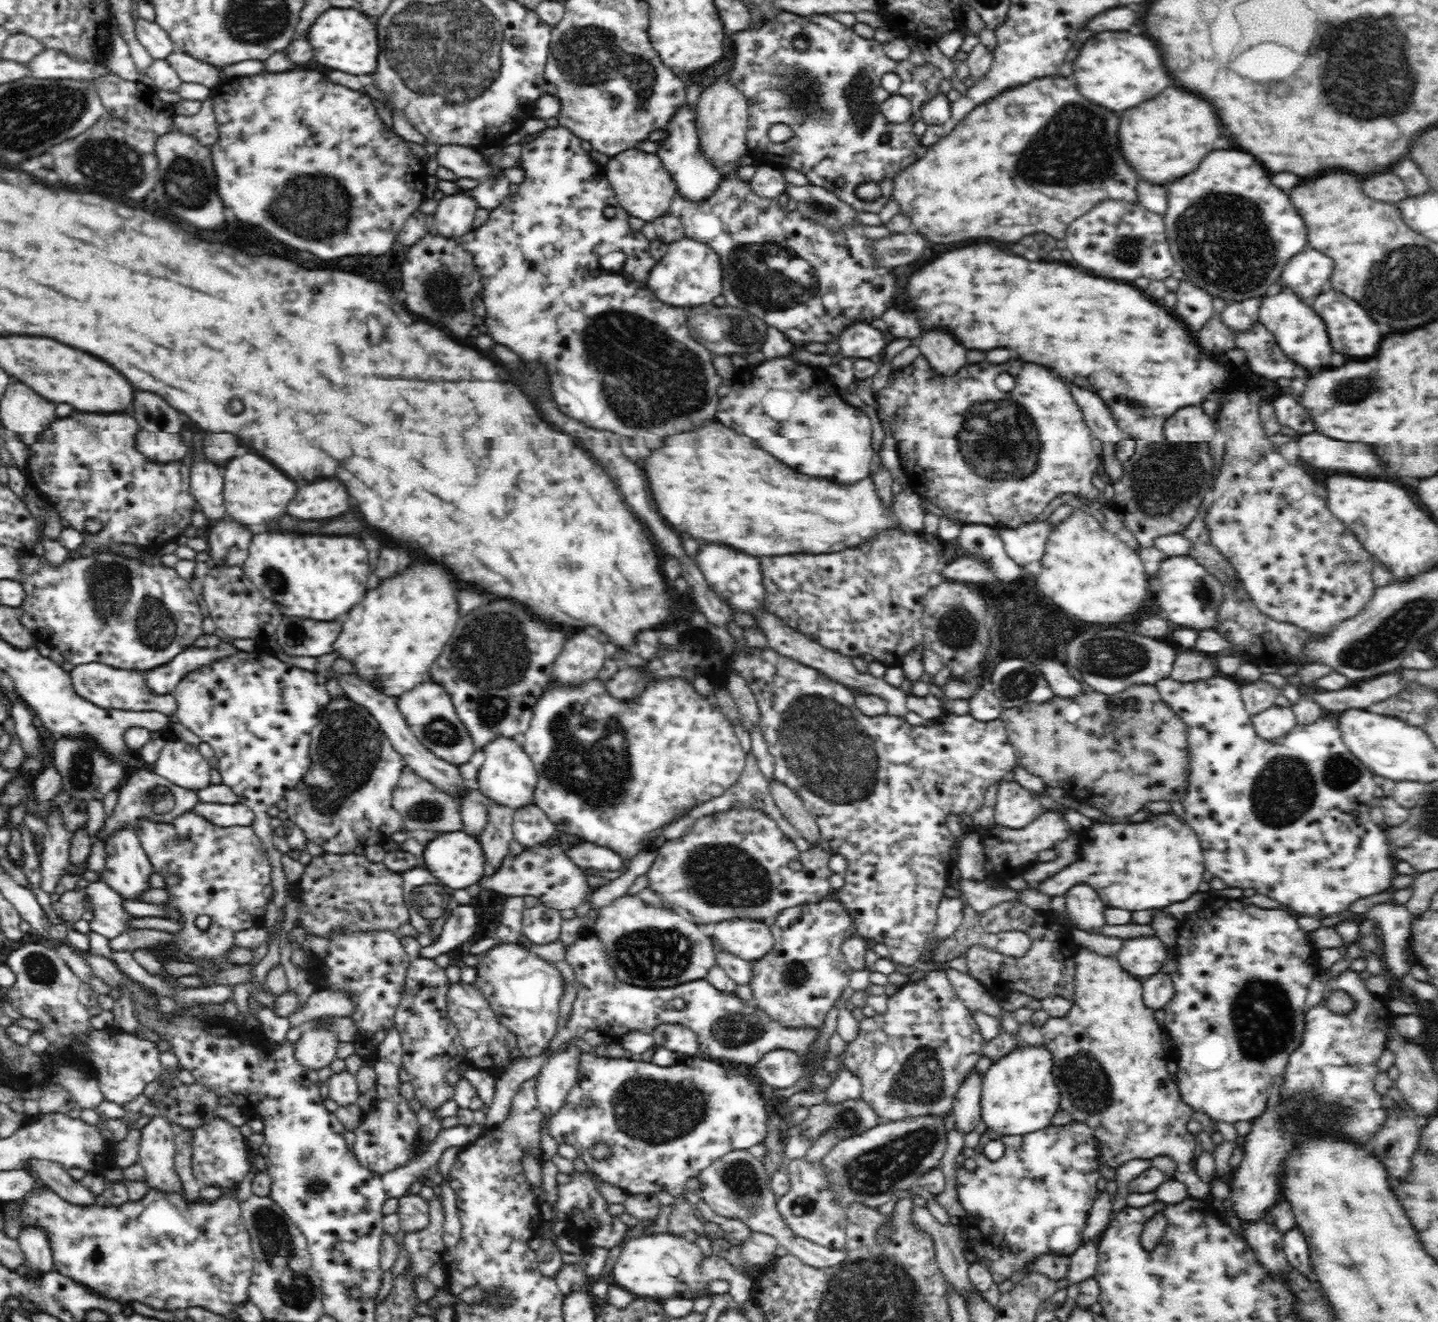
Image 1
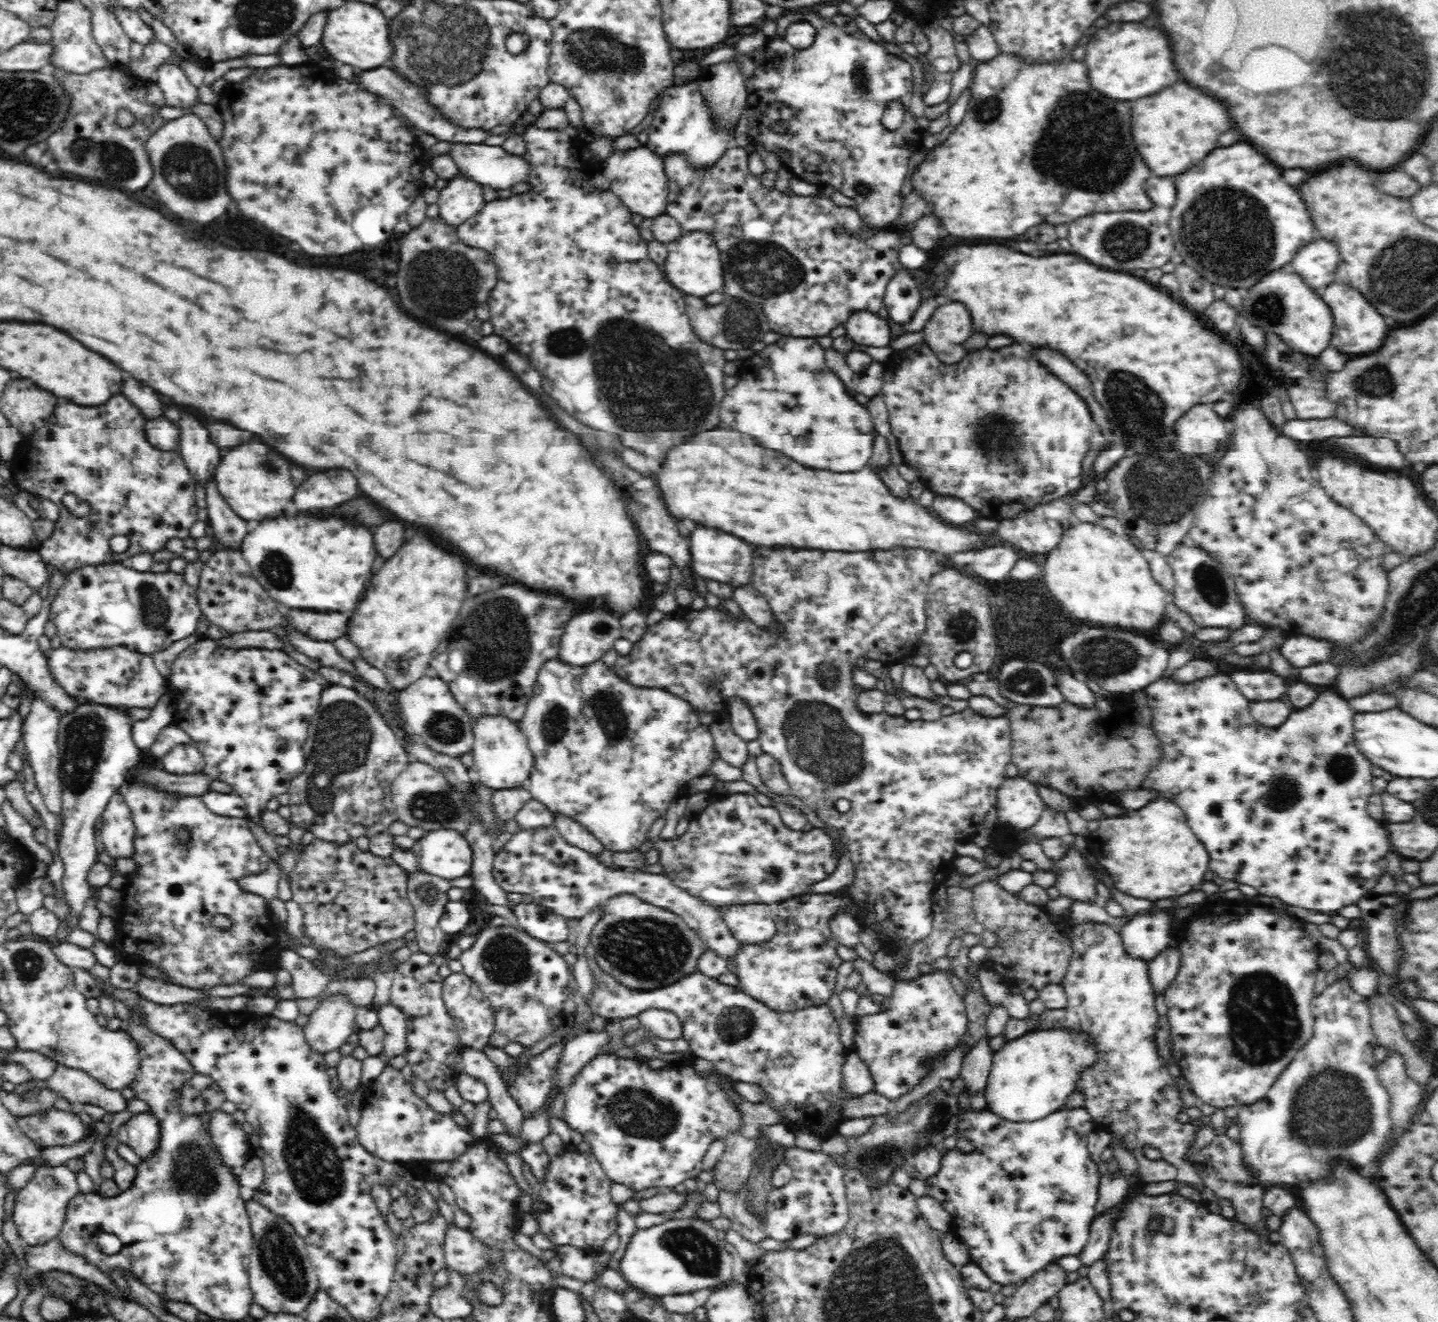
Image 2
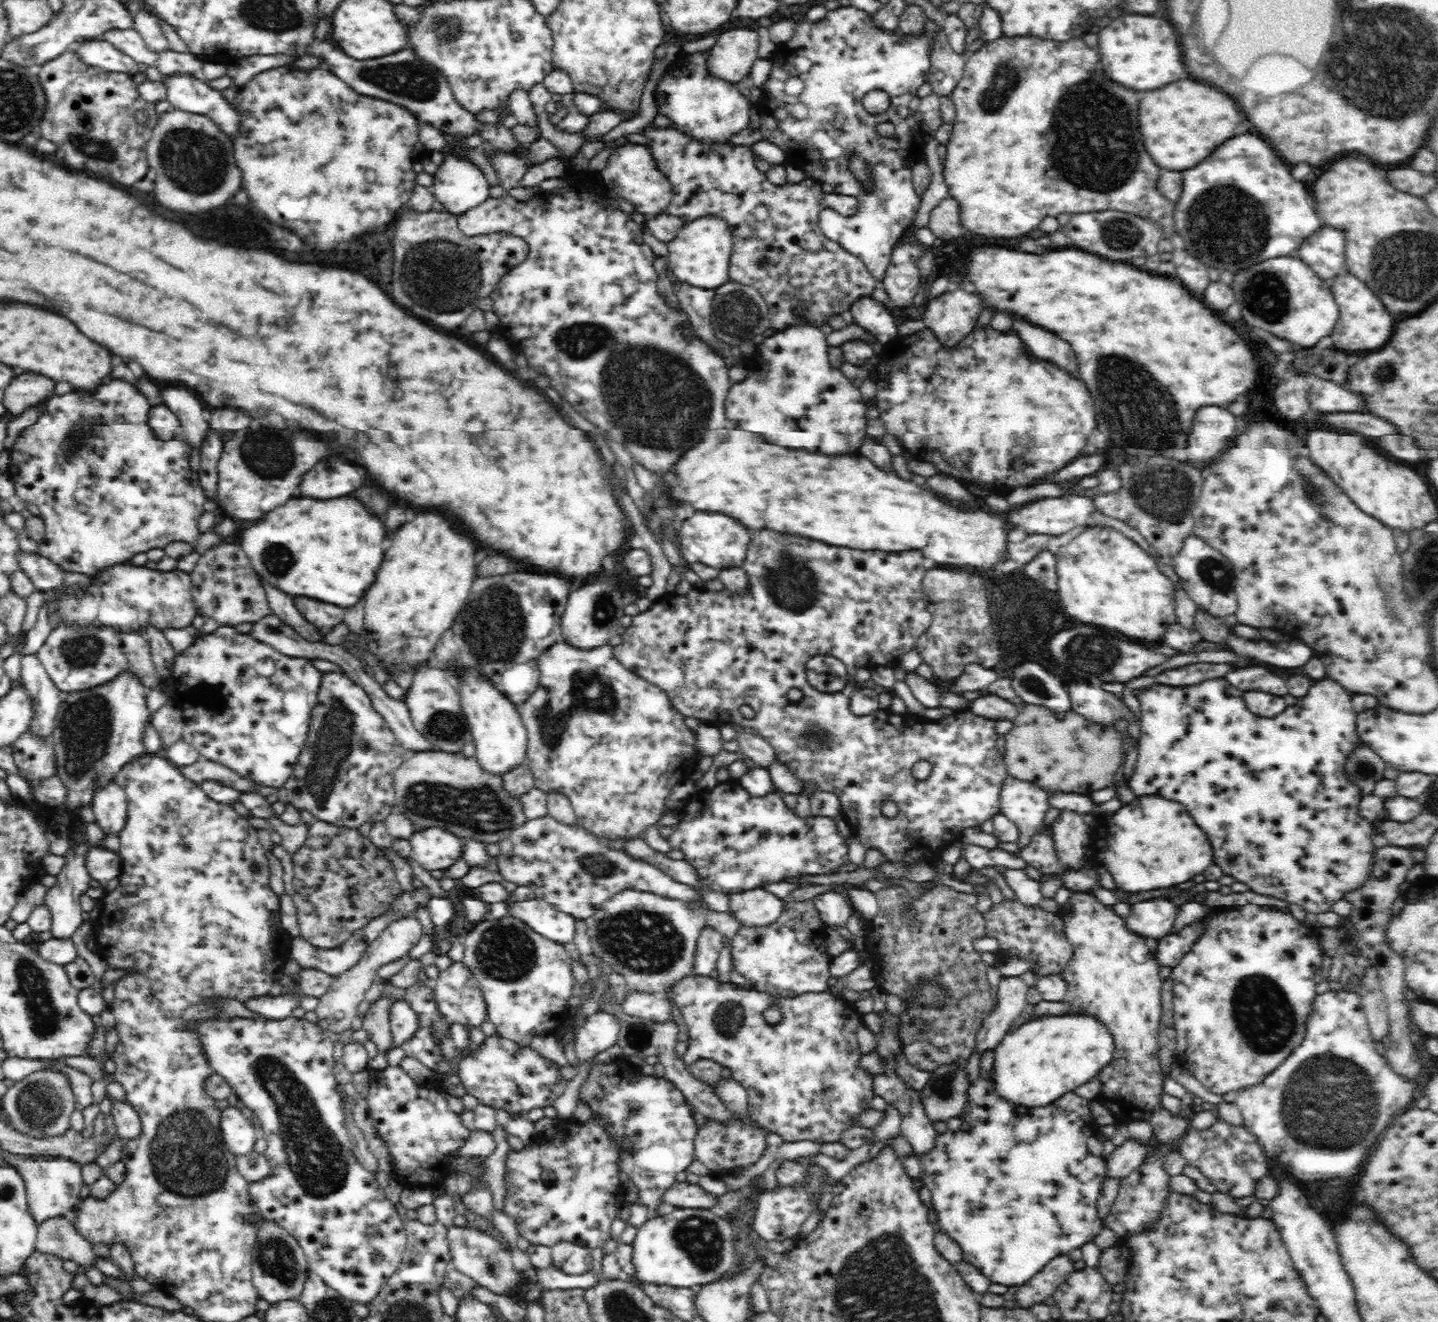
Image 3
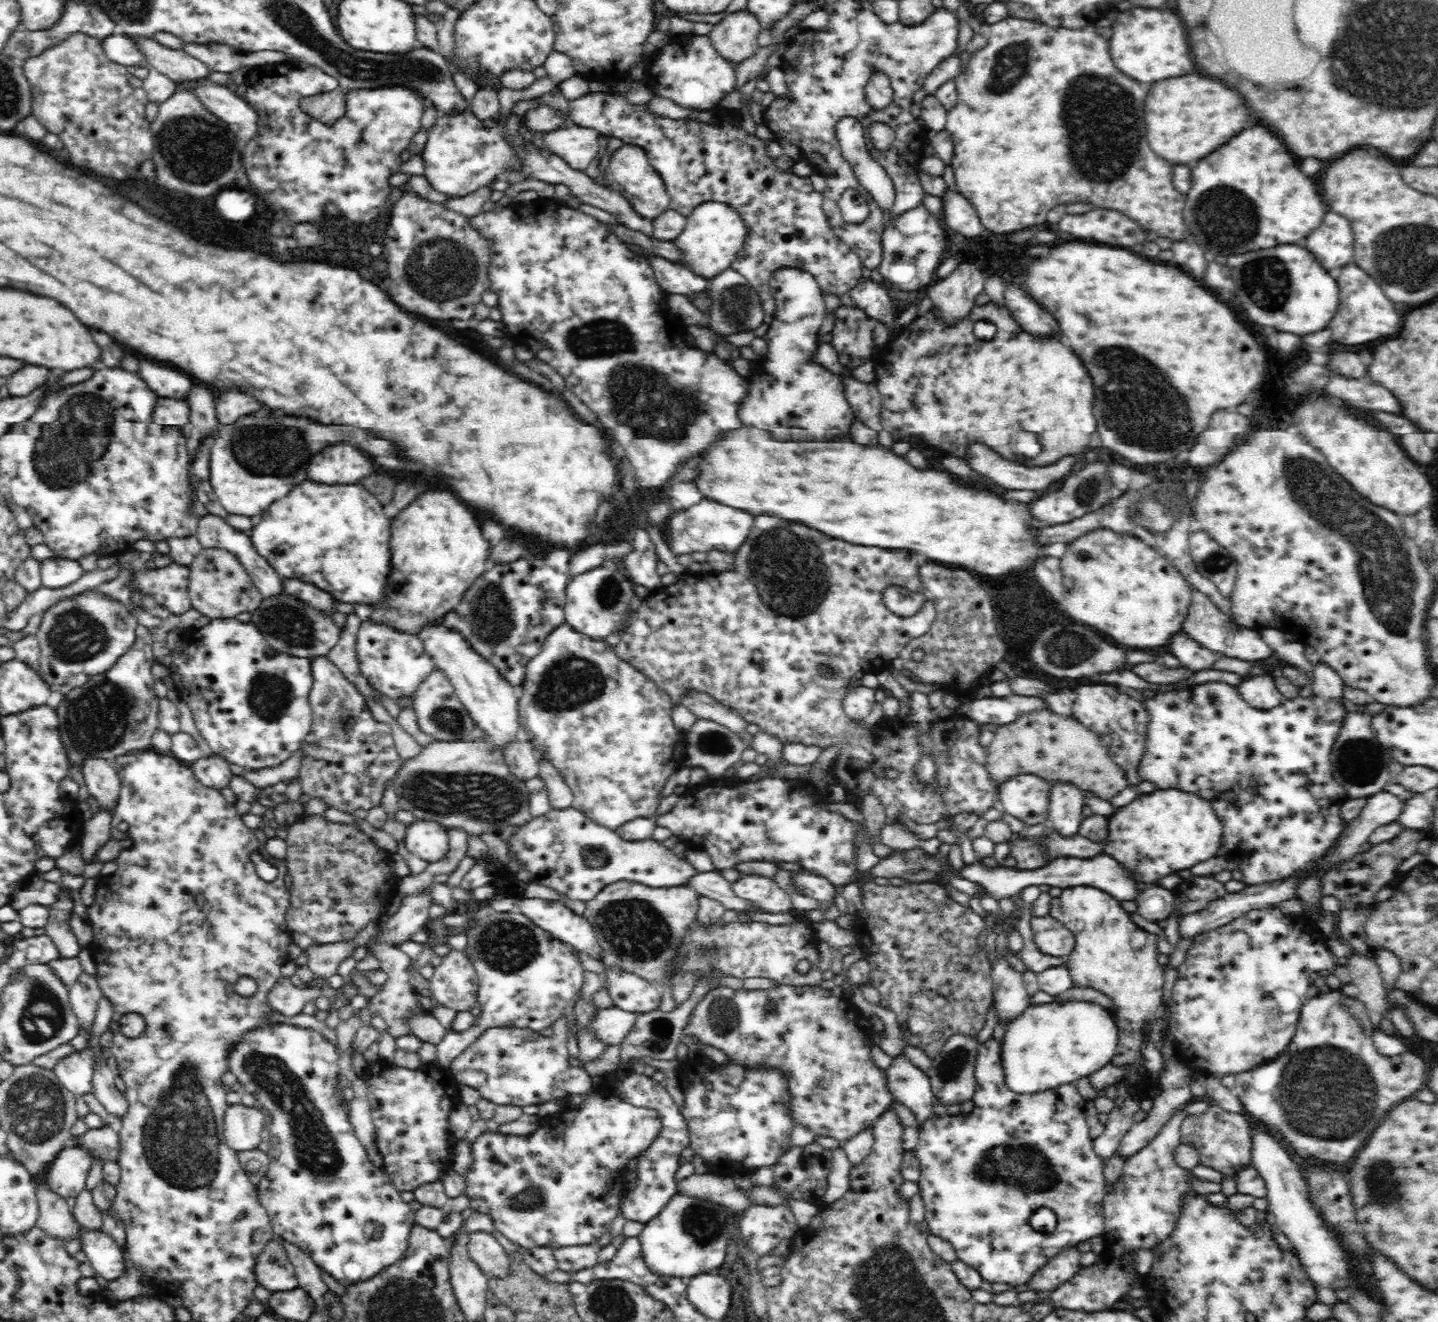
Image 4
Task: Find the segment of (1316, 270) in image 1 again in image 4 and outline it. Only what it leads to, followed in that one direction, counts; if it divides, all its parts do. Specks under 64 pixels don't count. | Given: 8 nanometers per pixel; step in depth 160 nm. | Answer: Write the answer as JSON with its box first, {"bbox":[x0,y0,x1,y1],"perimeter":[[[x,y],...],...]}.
{"bbox":[1304,212,1354,268],"perimeter":[[[1328,212],[1322,226],[1304,240],[1323,266],[1336,268],[1354,261],[1354,232],[1348,218],[1338,212]]]}

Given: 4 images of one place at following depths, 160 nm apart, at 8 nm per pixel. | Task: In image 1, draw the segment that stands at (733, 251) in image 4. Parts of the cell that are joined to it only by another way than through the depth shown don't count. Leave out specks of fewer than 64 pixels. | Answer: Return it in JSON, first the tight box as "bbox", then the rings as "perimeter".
{"bbox":[648,235,723,306],"perimeter":[[[684,235],[671,242],[664,258],[652,268],[652,278],[648,278],[649,288],[666,303],[672,305],[694,306],[710,303],[723,292],[723,271],[719,254],[708,244]]]}

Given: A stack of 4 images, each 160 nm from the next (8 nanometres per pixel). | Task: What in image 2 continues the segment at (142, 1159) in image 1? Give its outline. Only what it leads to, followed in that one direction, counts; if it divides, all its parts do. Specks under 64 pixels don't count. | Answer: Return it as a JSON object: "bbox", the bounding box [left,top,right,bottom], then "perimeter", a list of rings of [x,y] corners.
{"bbox":[116,1113,158,1157],"perimeter":[[[135,1113],[125,1120],[117,1132],[116,1140],[128,1143],[140,1157],[149,1155],[158,1144],[157,1120],[146,1113]]]}

